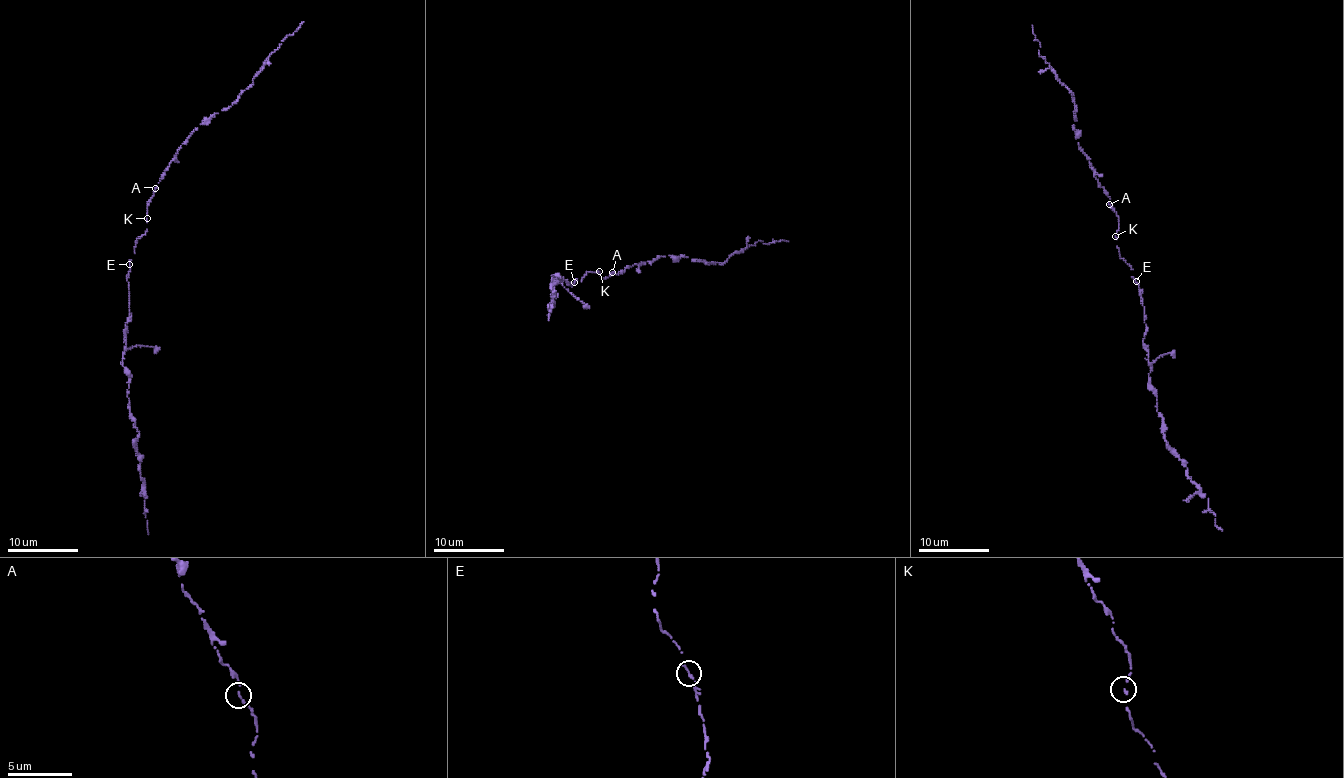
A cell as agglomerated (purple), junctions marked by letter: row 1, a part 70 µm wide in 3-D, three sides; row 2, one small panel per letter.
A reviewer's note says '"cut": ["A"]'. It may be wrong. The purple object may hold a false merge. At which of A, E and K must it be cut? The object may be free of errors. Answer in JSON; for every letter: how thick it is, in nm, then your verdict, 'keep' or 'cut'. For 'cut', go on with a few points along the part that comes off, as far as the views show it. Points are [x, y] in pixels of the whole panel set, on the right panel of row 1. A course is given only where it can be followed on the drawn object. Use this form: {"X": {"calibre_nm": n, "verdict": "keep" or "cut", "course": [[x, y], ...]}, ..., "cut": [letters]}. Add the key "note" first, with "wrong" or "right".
{"note": "wrong", "A": {"calibre_nm": 170, "verdict": "keep"}, "E": {"calibre_nm": 240, "verdict": "keep"}, "K": {"calibre_nm": 240, "verdict": "keep"}, "cut": []}

